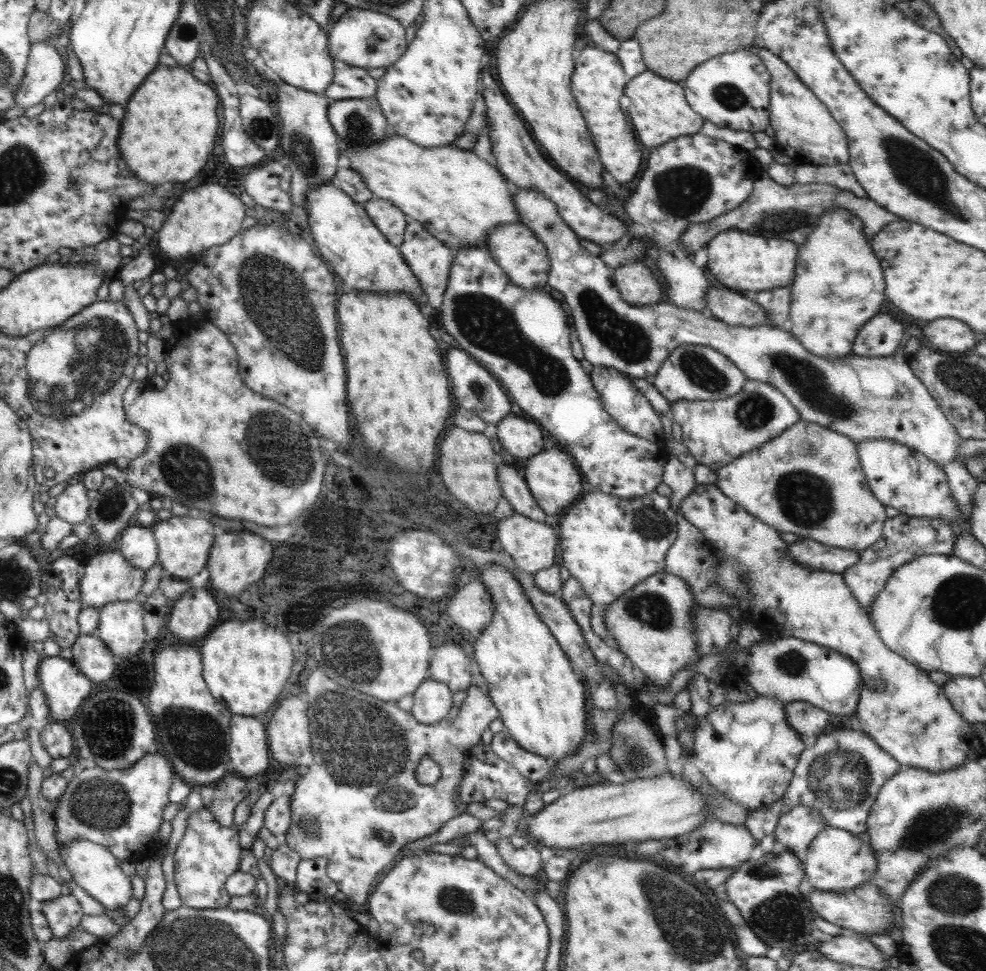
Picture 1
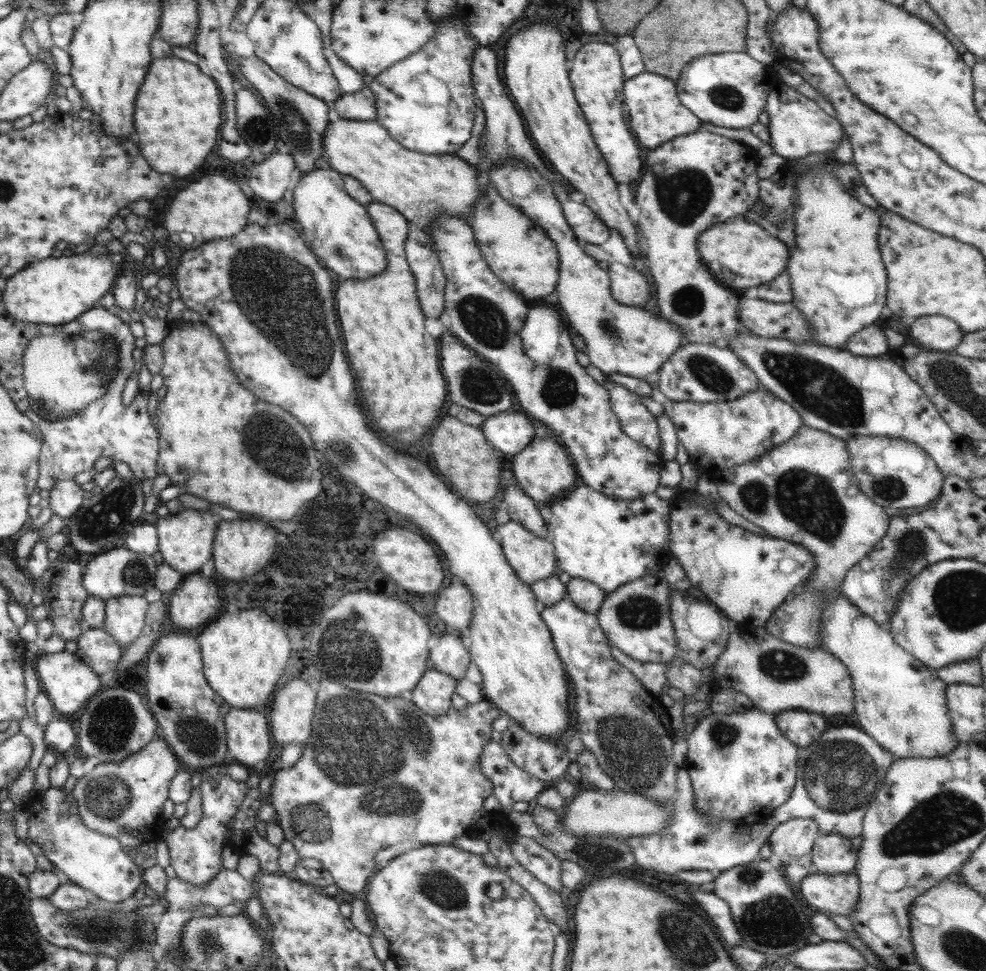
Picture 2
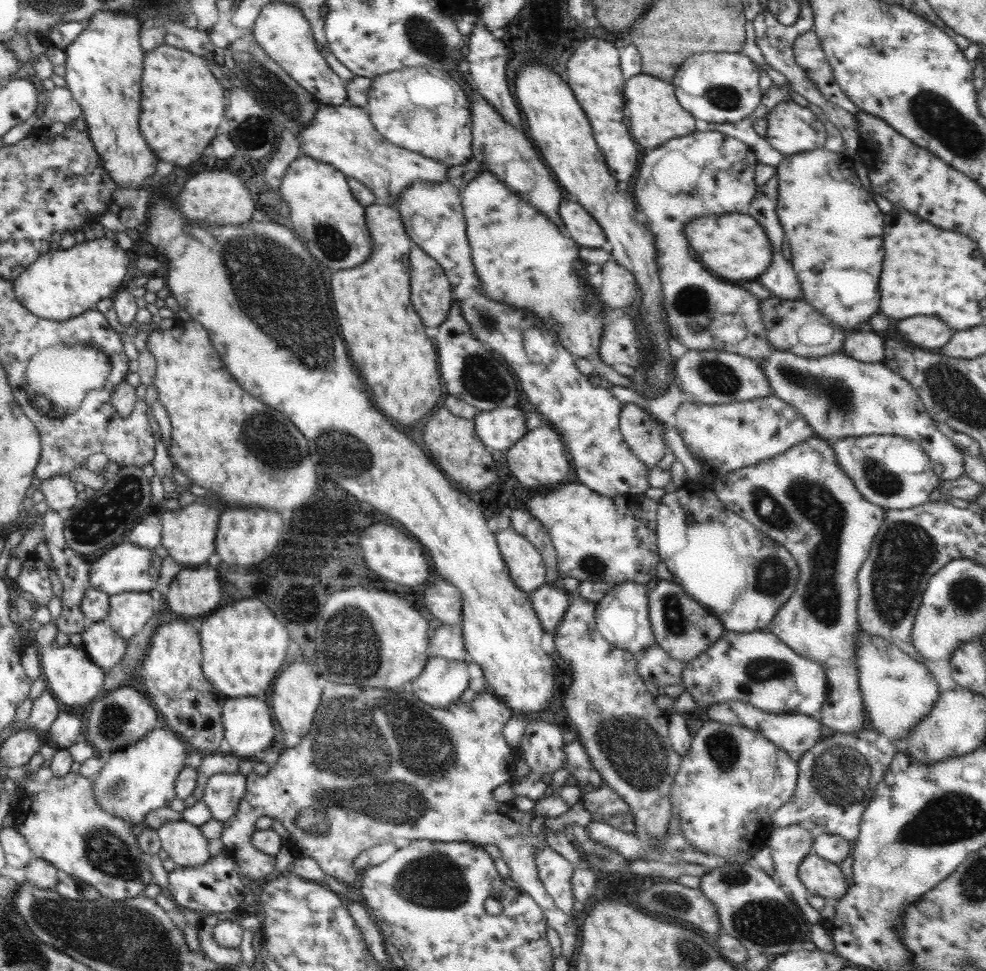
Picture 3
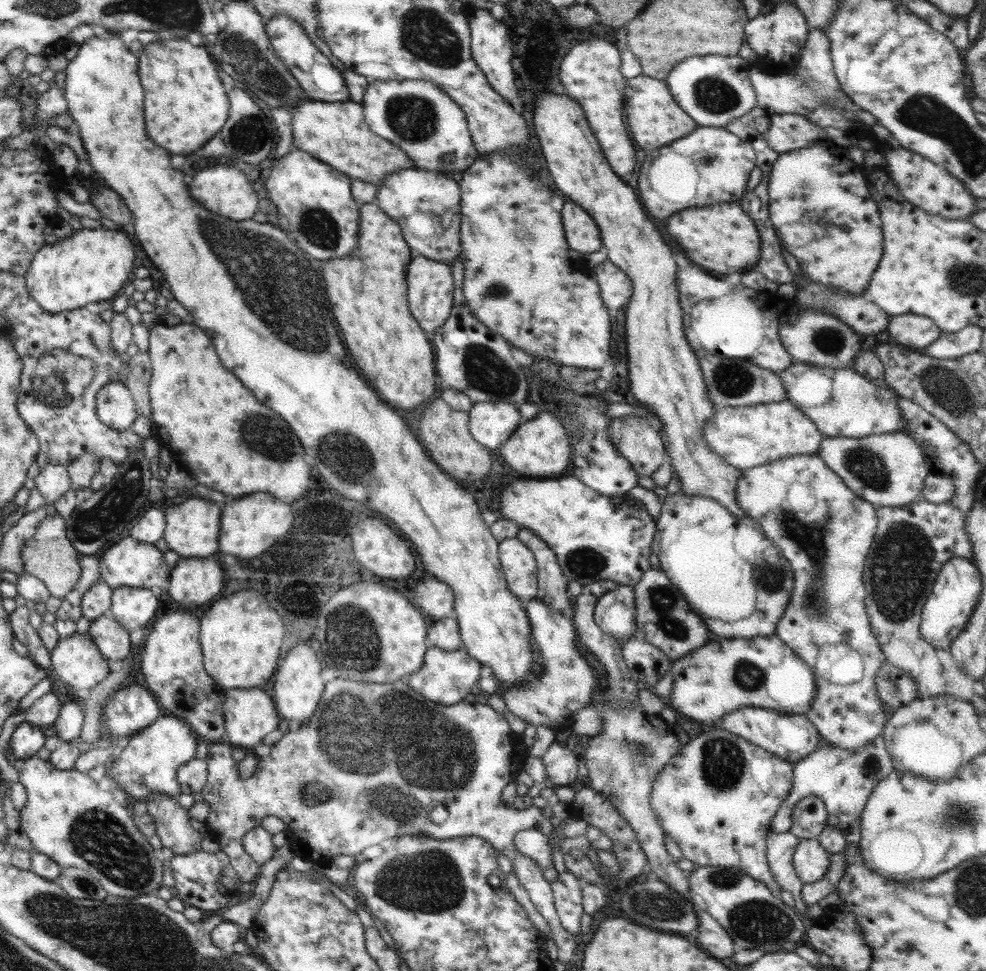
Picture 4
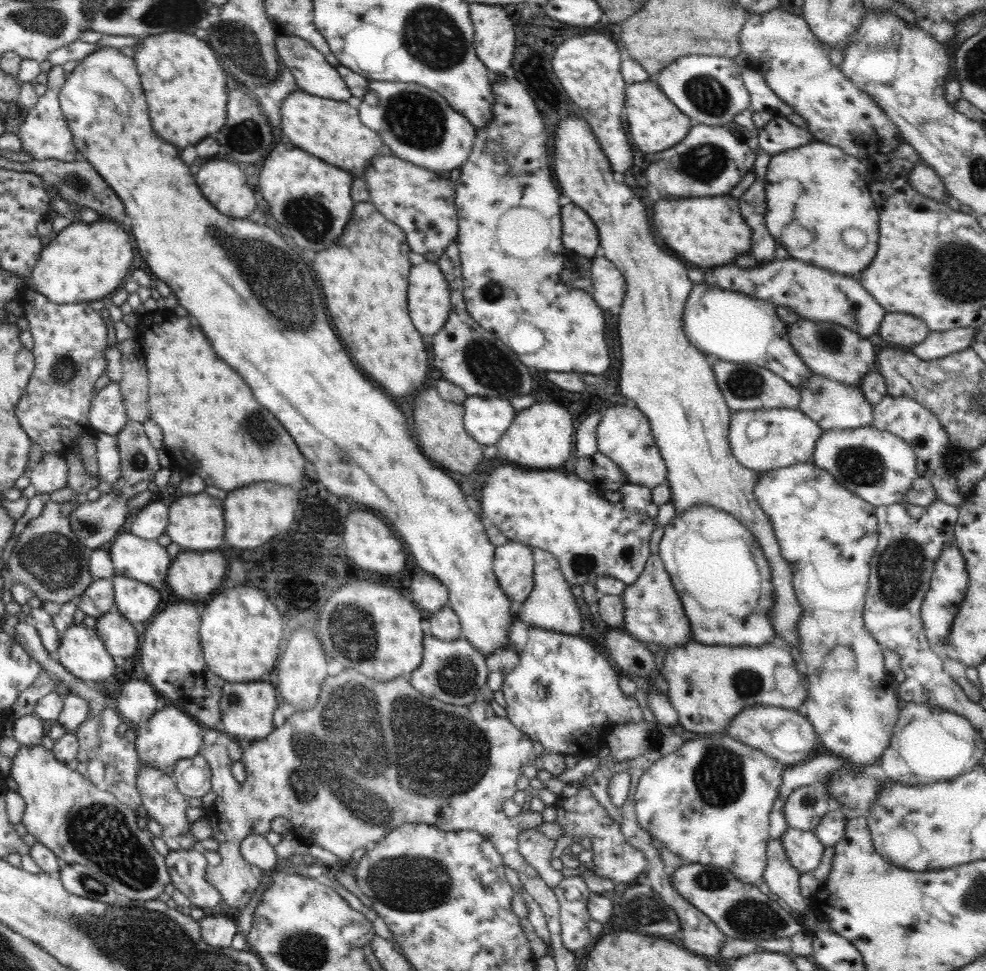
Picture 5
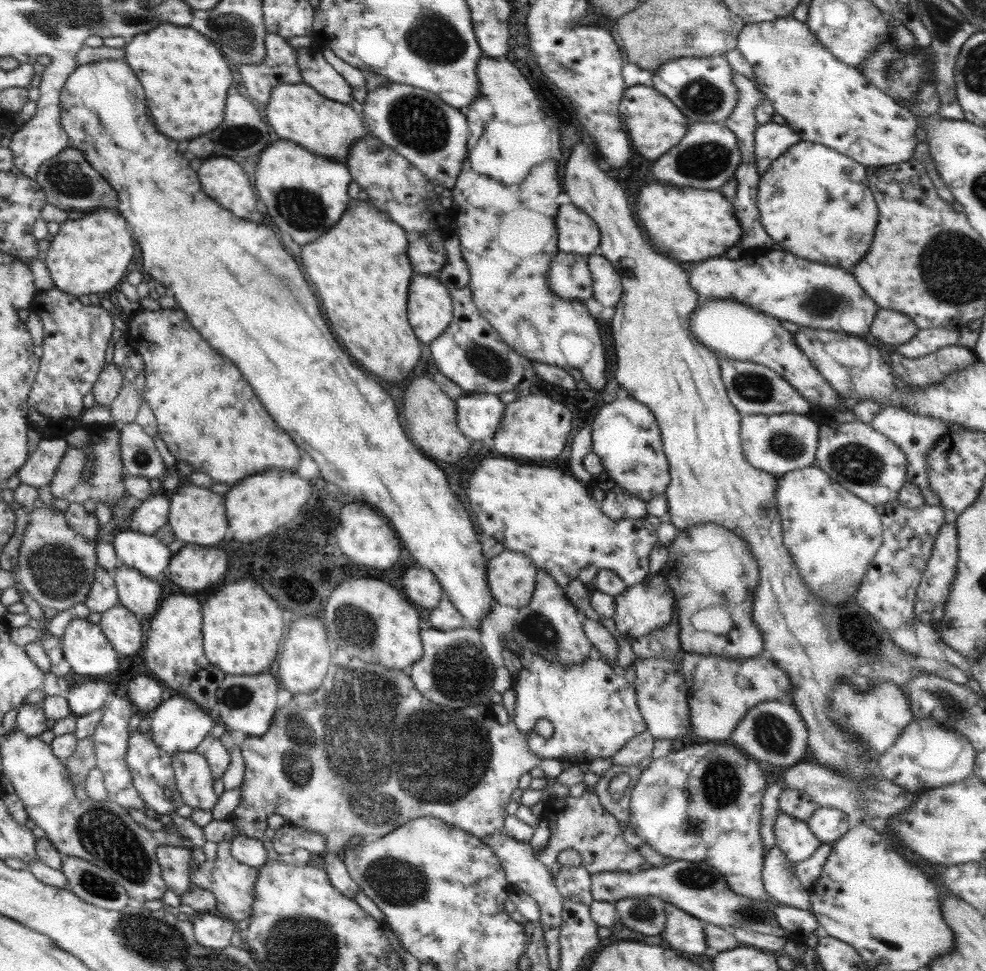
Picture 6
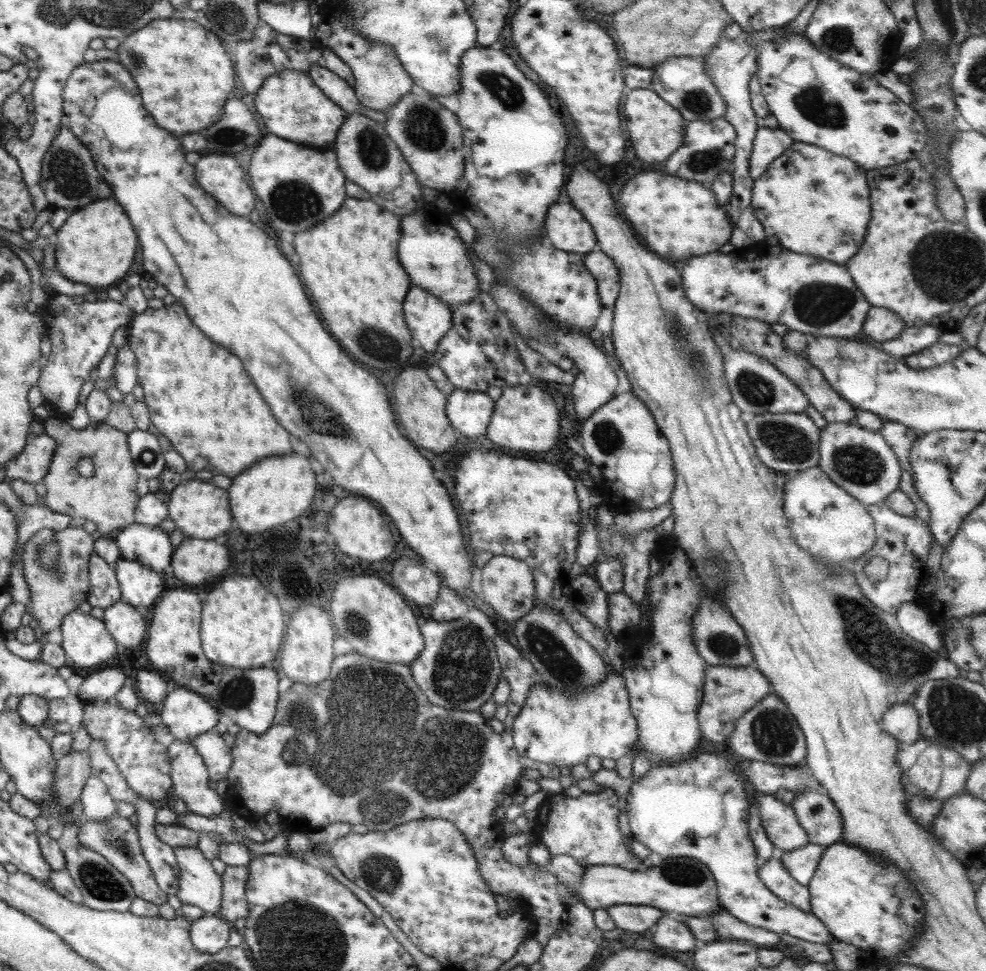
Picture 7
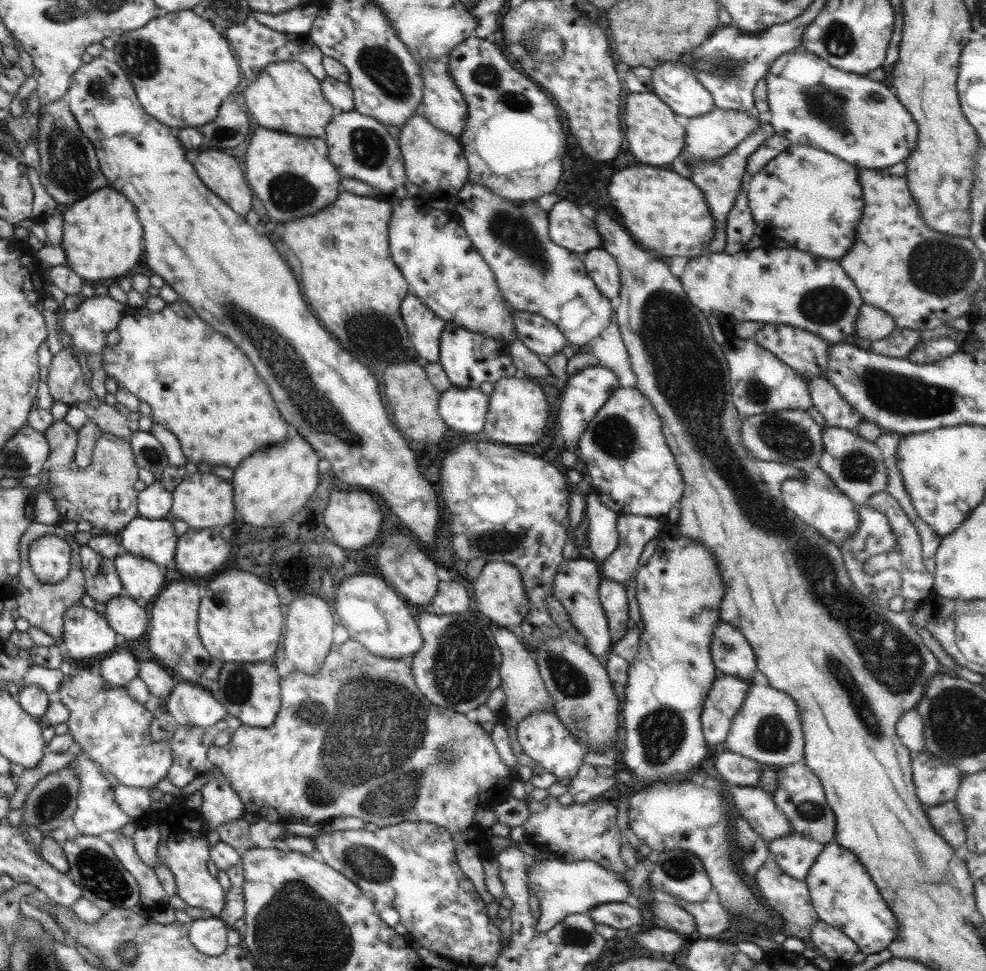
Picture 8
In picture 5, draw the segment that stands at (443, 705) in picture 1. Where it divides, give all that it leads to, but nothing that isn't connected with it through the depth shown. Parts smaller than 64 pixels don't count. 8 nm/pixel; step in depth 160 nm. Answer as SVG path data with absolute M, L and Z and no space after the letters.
M434 635L423 636L423 657L417 670L407 676L410 685L420 694L442 700L446 704L468 706L480 698L480 689L486 686L488 668L486 657L463 636L441 639Z

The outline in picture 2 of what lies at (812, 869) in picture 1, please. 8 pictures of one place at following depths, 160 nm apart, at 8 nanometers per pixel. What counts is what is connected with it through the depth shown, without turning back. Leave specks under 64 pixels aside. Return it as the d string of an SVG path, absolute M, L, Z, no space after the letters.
M820 834L812 849L812 864L816 873L853 873L858 851L850 838L839 834Z

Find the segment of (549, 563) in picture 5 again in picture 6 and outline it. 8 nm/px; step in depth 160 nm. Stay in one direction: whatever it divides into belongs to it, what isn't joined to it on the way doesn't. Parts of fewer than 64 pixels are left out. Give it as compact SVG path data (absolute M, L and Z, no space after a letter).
M538 570L536 587L527 607L520 608L515 618L513 639L518 649L530 650L532 655L544 657L550 663L578 664L590 658L593 644L585 635L583 624L580 623L577 608L562 589L547 572Z

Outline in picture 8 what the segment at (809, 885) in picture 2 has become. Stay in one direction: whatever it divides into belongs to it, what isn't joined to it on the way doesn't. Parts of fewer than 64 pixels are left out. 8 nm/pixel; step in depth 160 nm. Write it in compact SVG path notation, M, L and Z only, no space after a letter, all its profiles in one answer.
M734 785L729 788L732 804L740 816L767 841L793 832L787 816L776 806L772 793L759 786Z

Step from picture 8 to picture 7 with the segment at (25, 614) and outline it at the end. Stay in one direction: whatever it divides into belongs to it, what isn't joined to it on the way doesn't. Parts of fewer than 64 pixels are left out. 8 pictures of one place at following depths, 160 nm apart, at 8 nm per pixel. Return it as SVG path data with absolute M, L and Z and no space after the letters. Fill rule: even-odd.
M67 527L62 531L42 528L30 538L29 542L26 542L22 550L22 565L24 565L24 579L33 598L33 604L27 607L27 612L32 618L38 620L37 626L42 628L43 632L49 633L56 630L62 624L66 614L70 614L82 602L87 601L90 590L89 562L94 554L93 544L94 538L82 527ZM52 542L60 548L56 570L54 567L46 569L38 561L40 546L46 546Z

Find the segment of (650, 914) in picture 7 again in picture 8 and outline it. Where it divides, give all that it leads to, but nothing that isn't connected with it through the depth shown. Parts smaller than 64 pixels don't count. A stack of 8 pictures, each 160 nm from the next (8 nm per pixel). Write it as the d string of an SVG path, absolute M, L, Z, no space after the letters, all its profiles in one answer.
M605 902L594 905L587 914L595 924L606 924L618 930L642 924L644 916L637 904L625 902Z

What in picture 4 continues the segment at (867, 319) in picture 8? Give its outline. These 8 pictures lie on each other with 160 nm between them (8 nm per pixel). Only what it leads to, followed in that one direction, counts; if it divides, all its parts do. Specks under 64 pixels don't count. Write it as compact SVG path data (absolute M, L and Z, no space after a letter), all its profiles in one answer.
M916 314L892 316L887 329L890 338L914 350L925 349L942 334L942 330L934 324L934 321Z

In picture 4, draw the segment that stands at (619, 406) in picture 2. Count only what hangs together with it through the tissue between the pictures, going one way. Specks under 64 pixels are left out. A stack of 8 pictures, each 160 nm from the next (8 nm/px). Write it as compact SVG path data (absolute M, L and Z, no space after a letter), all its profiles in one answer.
M644 416L613 418L607 433L638 477L651 477L667 458L659 428Z

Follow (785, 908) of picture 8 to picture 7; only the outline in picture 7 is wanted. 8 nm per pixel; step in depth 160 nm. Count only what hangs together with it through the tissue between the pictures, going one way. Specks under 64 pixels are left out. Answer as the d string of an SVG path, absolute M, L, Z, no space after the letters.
M778 851L759 865L757 873L766 888L778 898L799 908L802 912L811 912L809 888L800 884L786 870Z

